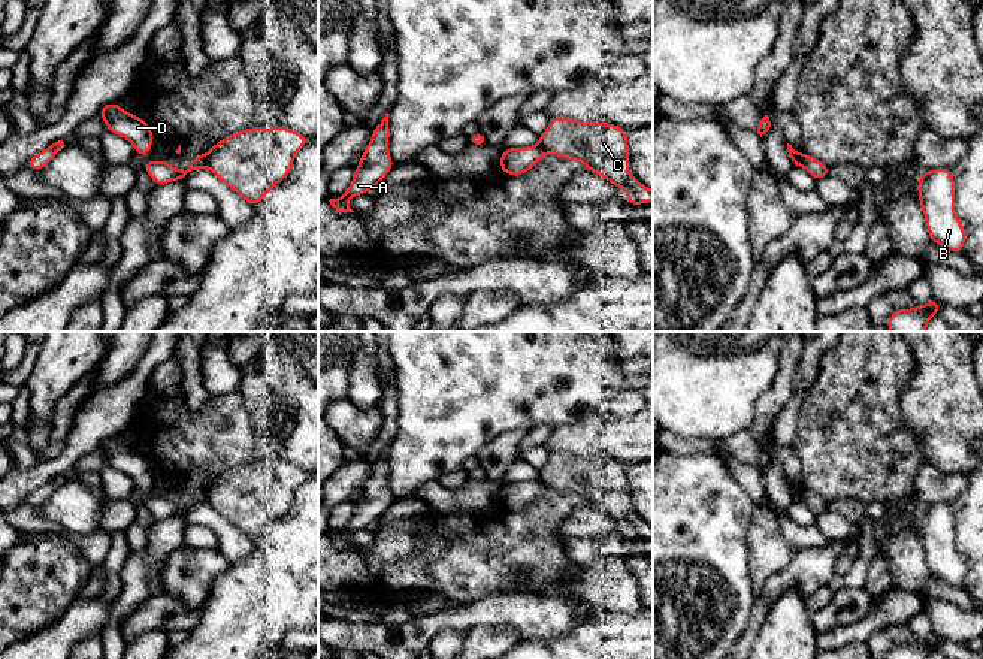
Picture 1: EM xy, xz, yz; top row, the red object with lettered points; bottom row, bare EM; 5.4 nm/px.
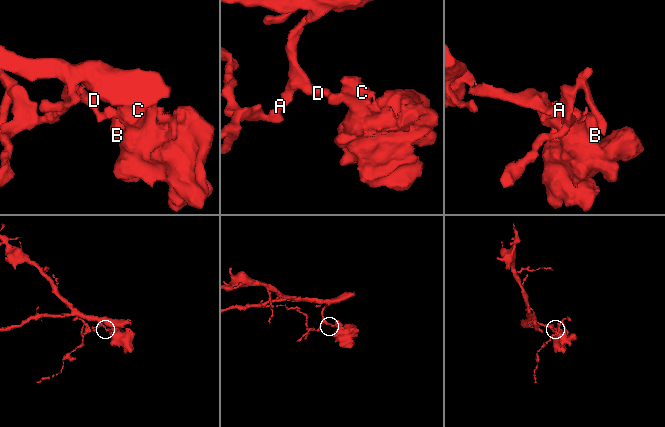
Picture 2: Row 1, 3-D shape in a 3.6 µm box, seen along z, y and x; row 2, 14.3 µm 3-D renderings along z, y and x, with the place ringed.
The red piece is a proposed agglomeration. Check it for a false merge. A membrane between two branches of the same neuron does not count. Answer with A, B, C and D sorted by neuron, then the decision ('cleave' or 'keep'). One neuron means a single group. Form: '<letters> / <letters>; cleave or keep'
A D / B C; cleave

